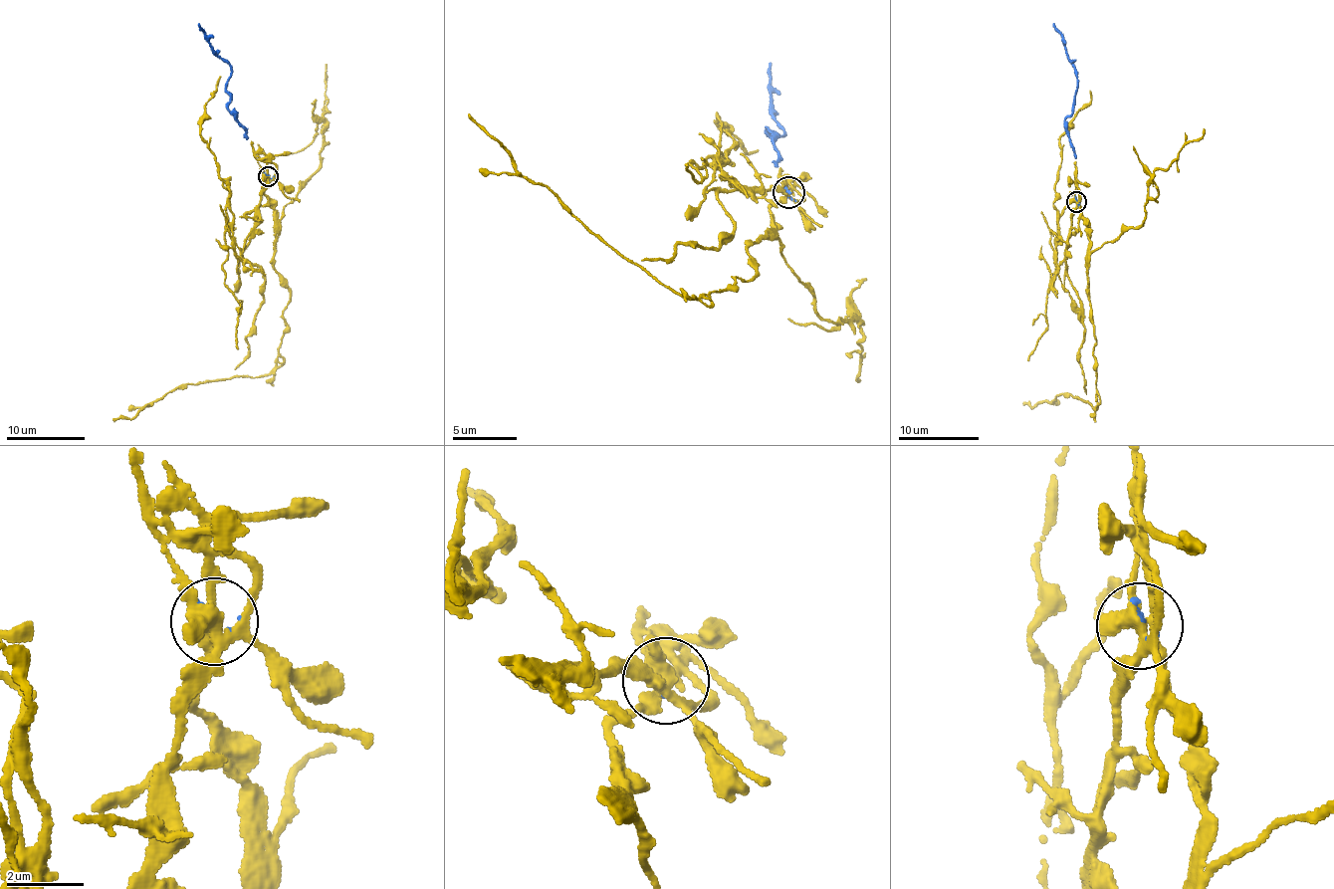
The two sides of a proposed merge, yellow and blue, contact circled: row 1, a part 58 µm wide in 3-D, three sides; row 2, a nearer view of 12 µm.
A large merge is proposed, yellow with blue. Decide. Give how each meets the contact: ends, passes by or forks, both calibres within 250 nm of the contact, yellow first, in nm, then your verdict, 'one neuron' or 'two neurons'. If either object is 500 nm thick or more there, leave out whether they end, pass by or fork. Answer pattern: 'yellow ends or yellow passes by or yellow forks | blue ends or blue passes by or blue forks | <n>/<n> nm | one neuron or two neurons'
yellow forks | blue ends | 360/110 nm | two neurons

